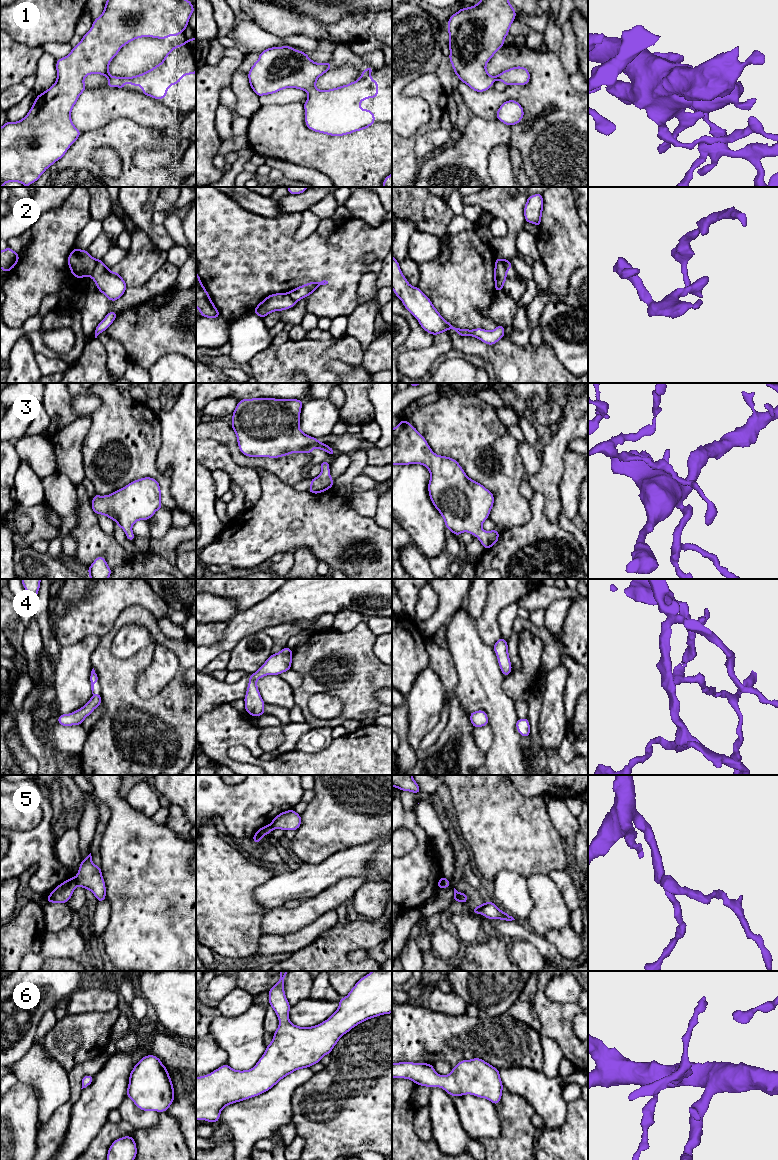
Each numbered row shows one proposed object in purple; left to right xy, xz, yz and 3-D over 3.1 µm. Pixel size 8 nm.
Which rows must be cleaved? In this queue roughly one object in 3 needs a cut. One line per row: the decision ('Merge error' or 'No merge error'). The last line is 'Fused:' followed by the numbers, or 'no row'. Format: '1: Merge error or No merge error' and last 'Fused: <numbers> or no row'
1: No merge error
2: Merge error
3: No merge error
4: No merge error
5: Merge error
6: No merge error
Fused: 2, 5

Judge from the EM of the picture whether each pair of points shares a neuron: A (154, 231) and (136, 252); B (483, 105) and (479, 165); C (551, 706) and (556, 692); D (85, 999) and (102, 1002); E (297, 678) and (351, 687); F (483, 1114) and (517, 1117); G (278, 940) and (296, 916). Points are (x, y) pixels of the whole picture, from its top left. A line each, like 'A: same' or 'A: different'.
A: different
B: different
C: same
D: same
E: different
F: different
G: different

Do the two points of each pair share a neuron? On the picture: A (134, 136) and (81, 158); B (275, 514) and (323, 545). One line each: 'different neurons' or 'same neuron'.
A: same neuron
B: same neuron

